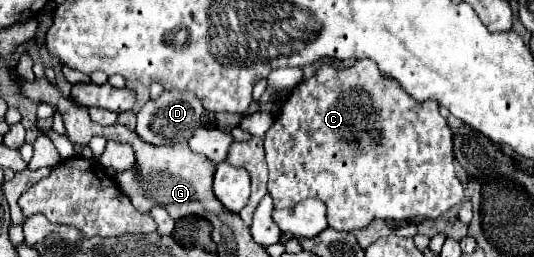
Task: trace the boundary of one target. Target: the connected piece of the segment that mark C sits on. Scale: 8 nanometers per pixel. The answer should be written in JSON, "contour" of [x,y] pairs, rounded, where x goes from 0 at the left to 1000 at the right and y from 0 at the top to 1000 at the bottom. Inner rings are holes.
{"contour":[[[672,233],[661,265],[646,265],[646,272],[631,272],[620,249],[605,249],[586,304],[560,319],[545,350],[537,389],[530,397],[522,444],[515,451],[511,490],[496,521],[496,615],[500,615],[500,646],[504,646],[500,739],[515,778],[515,809],[541,809],[571,770],[597,770],[612,794],[616,879],[627,895],[642,895],[642,903],[680,887],[706,848],[770,856],[770,864],[796,856],[796,848],[822,848],[867,786],[867,724],[856,700],[852,646],[848,646],[848,514],[845,514],[837,467],[822,444],[822,405],[811,389],[781,397],[781,389],[766,381],[747,335],[736,335],[736,319],[721,319],[721,304],[713,304],[713,280],[706,272],[706,249],[699,233]]]}

